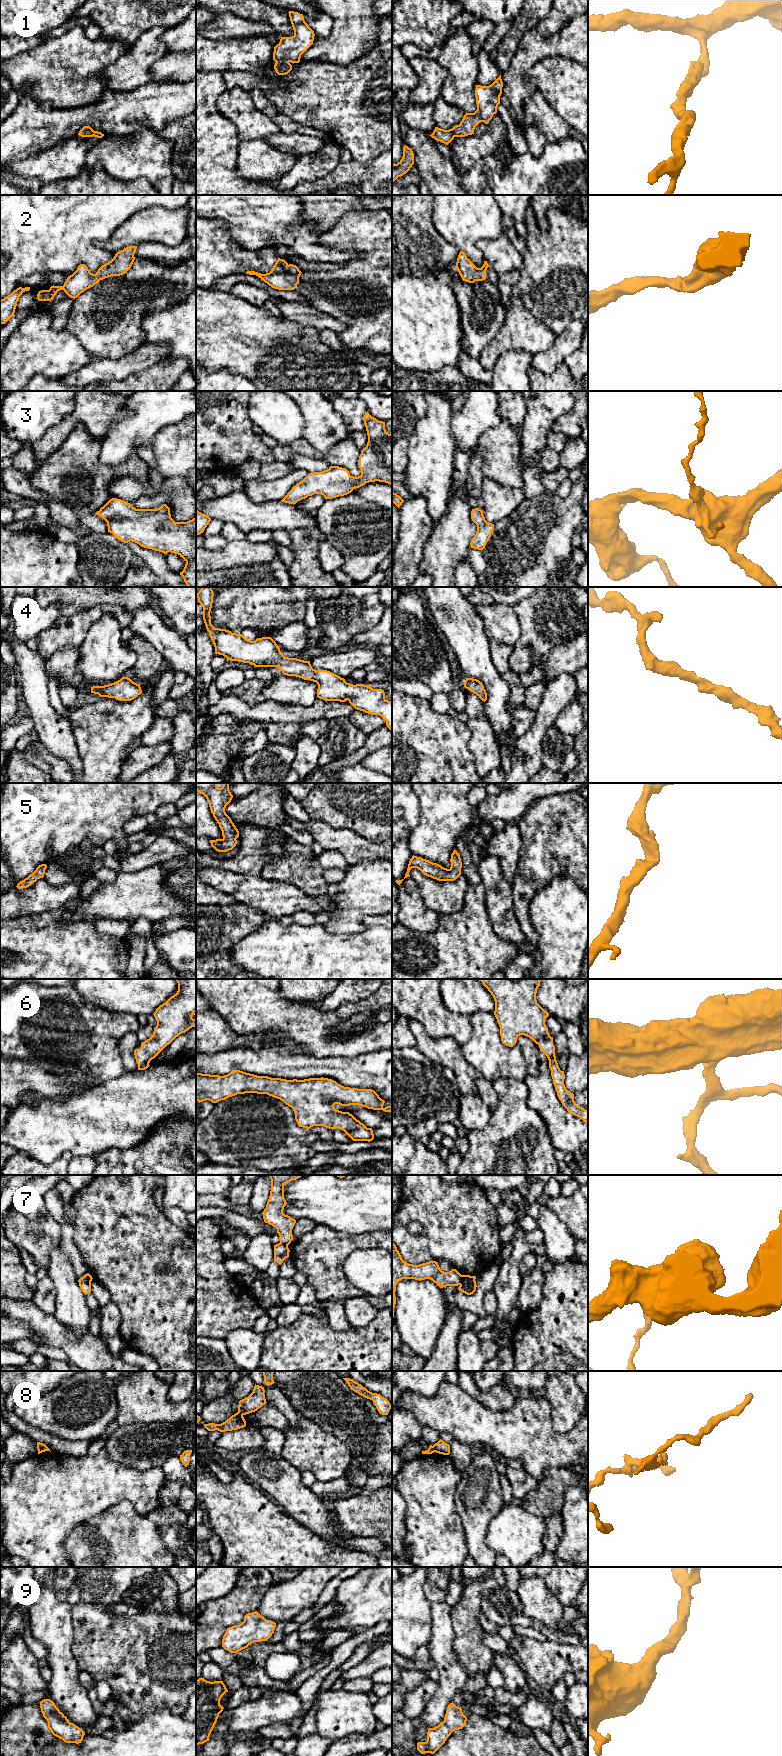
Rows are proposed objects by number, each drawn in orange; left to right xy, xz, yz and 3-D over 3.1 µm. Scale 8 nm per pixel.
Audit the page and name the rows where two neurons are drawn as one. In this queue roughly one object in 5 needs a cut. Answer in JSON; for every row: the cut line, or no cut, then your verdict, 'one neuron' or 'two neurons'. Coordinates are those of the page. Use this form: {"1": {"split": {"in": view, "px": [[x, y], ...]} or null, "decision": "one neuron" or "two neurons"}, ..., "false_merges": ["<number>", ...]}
{"1": {"split": null, "decision": "one neuron"}, "2": {"split": null, "decision": "one neuron"}, "3": {"split": null, "decision": "one neuron"}, "4": {"split": null, "decision": "one neuron"}, "5": {"split": null, "decision": "one neuron"}, "6": {"split": null, "decision": "one neuron"}, "7": {"split": {"in": "yz", "px": [[462, 1275], [462, 1281], [459, 1284]]}, "decision": "two neurons"}, "8": {"split": {"in": "xz", "px": [[237, 1412], [242, 1415]]}, "decision": "two neurons"}, "9": {"split": null, "decision": "one neuron"}, "false_merges": ["7", "8"]}

